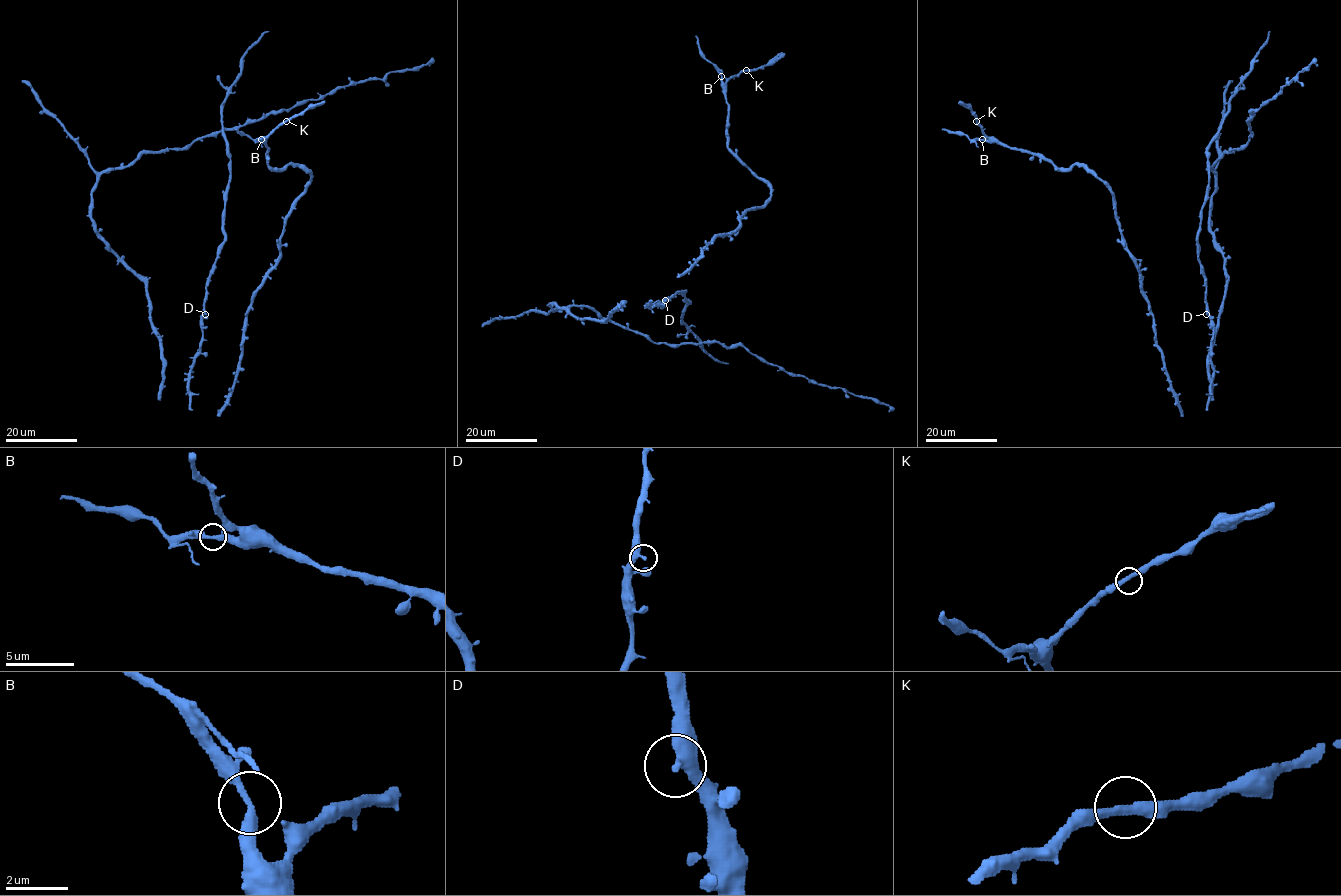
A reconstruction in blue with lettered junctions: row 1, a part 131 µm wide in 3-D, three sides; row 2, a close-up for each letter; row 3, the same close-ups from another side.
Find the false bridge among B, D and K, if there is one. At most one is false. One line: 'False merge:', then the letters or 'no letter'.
False merge: no letter

